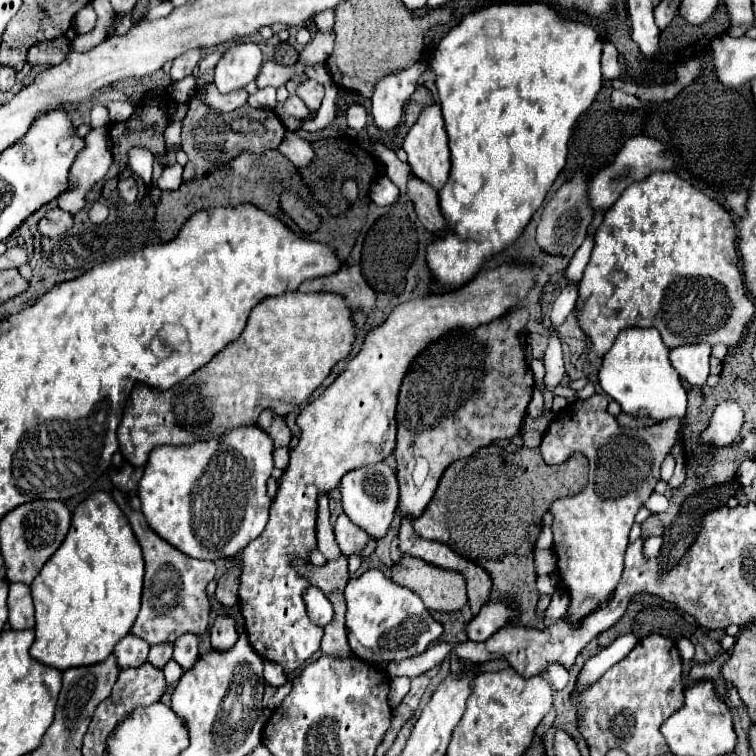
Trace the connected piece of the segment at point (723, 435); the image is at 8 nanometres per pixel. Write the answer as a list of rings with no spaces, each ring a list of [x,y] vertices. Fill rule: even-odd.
[[[722,401],[712,417],[708,427],[700,433],[700,445],[710,445],[710,447],[726,447],[730,445],[744,423],[742,409],[736,401]]]

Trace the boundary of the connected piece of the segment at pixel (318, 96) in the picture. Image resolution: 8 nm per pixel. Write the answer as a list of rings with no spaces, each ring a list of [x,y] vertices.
[[[306,79],[306,81],[302,81],[298,85],[296,95],[306,103],[306,107],[312,113],[316,113],[318,107],[320,107],[320,103],[322,103],[322,97],[324,97],[324,87],[318,81],[314,81],[314,79]]]

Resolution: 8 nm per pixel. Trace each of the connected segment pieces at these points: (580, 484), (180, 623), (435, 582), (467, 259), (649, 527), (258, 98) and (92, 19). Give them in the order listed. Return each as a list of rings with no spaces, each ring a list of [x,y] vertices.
[[[488,445],[468,459],[460,459],[444,471],[436,495],[420,517],[414,519],[414,529],[420,537],[446,543],[458,555],[476,561],[492,577],[492,599],[514,597],[520,617],[516,625],[532,627],[546,619],[546,613],[536,613],[538,589],[532,563],[534,543],[542,529],[542,515],[550,503],[580,493],[588,483],[588,459],[572,455],[562,465],[546,465],[540,449],[520,447],[514,453],[498,445]]]
[[[112,491],[116,503],[124,511],[124,515],[130,521],[130,527],[142,547],[144,555],[144,591],[142,591],[142,609],[134,621],[132,635],[144,639],[148,645],[158,645],[158,643],[174,643],[180,635],[194,633],[202,635],[208,629],[208,615],[210,615],[210,603],[206,597],[206,585],[208,581],[214,579],[216,567],[212,561],[196,561],[166,541],[162,541],[144,521],[142,513],[130,511],[128,501],[120,491]]]
[[[404,555],[394,567],[392,567],[392,581],[398,585],[404,585],[412,589],[430,611],[460,611],[468,599],[466,599],[466,585],[464,585],[464,575],[448,569],[440,569],[436,565],[430,565],[418,557]]]
[[[502,3],[502,5],[488,5],[488,7],[478,9],[478,11],[466,13],[462,17],[462,21],[456,27],[452,27],[448,31],[448,35],[438,43],[436,51],[432,51],[428,65],[436,75],[436,89],[438,89],[448,143],[450,143],[450,153],[452,153],[450,155],[450,159],[452,159],[450,177],[448,177],[446,185],[442,187],[442,191],[438,193],[440,195],[440,209],[444,211],[454,233],[460,239],[470,239],[470,241],[444,241],[444,237],[436,237],[436,243],[428,247],[428,255],[426,255],[430,271],[434,275],[434,281],[438,281],[446,287],[452,287],[452,285],[460,287],[480,271],[484,259],[488,259],[496,251],[502,251],[504,247],[508,247],[512,241],[518,239],[518,235],[528,225],[534,211],[544,203],[544,197],[546,197],[550,185],[554,183],[554,179],[558,177],[562,167],[566,165],[568,139],[572,135],[572,127],[574,127],[576,119],[594,103],[596,93],[602,87],[601,55],[602,41],[590,25],[568,19],[556,7],[550,7],[546,3]]]
[[[652,515],[652,517],[648,517],[644,523],[642,523],[642,537],[646,539],[646,537],[652,537],[652,535],[660,535],[664,531],[664,525],[662,525],[662,521],[656,517],[656,515]]]
[[[266,87],[266,89],[256,91],[254,95],[248,97],[248,105],[250,105],[250,107],[274,109],[274,105],[276,105],[276,89],[274,89],[274,87]]]
[[[92,5],[82,7],[82,9],[76,13],[76,17],[74,17],[74,31],[76,31],[78,35],[82,35],[82,33],[92,31],[94,25],[96,25],[96,13],[94,13]]]

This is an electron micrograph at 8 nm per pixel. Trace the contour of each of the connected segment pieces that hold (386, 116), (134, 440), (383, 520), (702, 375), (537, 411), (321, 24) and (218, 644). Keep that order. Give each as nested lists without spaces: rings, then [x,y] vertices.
[[[418,63],[418,65],[412,65],[410,69],[388,75],[376,83],[374,95],[372,95],[372,117],[378,129],[390,131],[400,123],[404,103],[414,93],[418,79],[426,71],[428,71],[428,65]]]
[[[288,291],[280,297],[266,297],[250,313],[248,325],[240,339],[224,347],[210,363],[194,371],[184,381],[160,393],[146,385],[136,385],[124,405],[124,417],[118,427],[118,441],[124,459],[134,467],[144,467],[148,455],[158,445],[192,445],[192,441],[206,441],[222,437],[234,427],[252,425],[264,409],[286,417],[296,411],[330,375],[332,367],[346,359],[354,345],[356,325],[352,311],[340,295],[334,293],[300,293]]]
[[[374,463],[350,471],[348,475],[344,475],[340,483],[340,491],[342,491],[344,513],[354,525],[364,529],[374,539],[380,539],[388,533],[398,507],[398,481],[396,481],[396,473],[386,463]]]
[[[708,343],[680,345],[670,351],[670,361],[672,361],[674,369],[692,387],[700,387],[706,383],[708,359],[710,359],[710,345]]]
[[[534,391],[532,401],[530,401],[530,405],[528,405],[528,415],[536,419],[536,417],[542,415],[542,411],[544,411],[544,397],[542,397],[540,391]]]
[[[328,9],[328,11],[322,11],[318,17],[316,17],[316,27],[318,31],[330,31],[332,25],[334,25],[334,9]]]
[[[218,617],[210,635],[212,635],[212,649],[220,651],[220,653],[232,649],[240,637],[234,621],[230,617]]]

